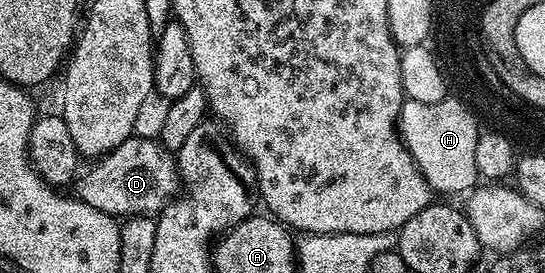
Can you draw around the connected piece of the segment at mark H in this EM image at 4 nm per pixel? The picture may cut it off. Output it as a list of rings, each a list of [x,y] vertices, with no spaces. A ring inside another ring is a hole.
[[[442,97],[437,103],[404,100],[399,112],[398,127],[404,147],[436,194],[467,195],[480,184],[481,178],[477,171],[477,139],[481,127],[473,123],[473,115],[463,112],[454,103],[454,97]]]

